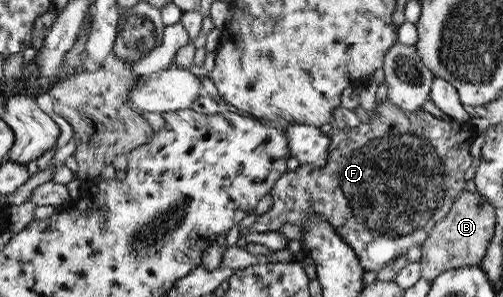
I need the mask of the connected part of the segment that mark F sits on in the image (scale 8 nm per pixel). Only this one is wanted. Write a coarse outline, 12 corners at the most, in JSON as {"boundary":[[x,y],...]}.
{"boundary":[[376,102],[251,232],[325,216],[379,271],[465,189],[470,123]]}

